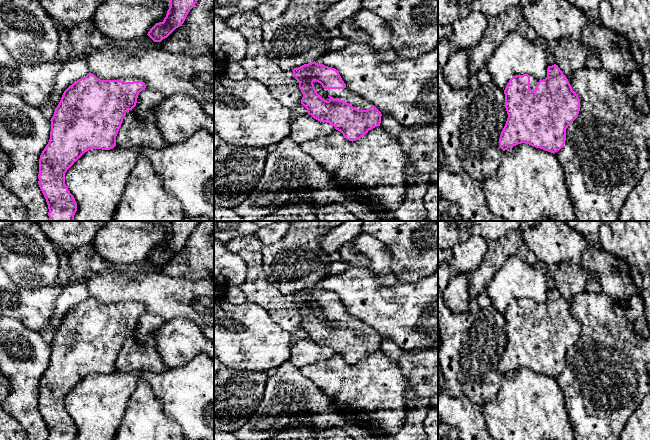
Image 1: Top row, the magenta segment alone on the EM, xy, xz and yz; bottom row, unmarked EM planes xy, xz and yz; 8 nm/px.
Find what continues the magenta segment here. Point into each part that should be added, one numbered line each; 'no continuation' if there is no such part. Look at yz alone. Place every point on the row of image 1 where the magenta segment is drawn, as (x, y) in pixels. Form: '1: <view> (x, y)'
1: yz (534, 81)

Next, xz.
1: xz (344, 94)

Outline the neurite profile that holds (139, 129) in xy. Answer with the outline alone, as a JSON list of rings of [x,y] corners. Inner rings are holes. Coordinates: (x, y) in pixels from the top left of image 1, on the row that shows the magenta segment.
[[[134,107],[126,112],[116,136],[116,146],[130,148],[163,148],[169,143],[159,131],[153,111]]]

